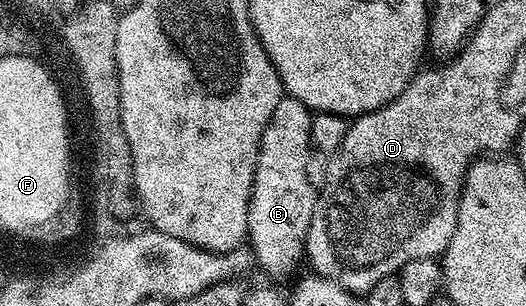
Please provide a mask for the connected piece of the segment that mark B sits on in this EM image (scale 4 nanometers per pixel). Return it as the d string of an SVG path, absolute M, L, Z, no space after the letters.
M285 97L278 101L274 113L270 113L270 121L262 133L260 152L254 173L252 196L248 206L248 238L247 246L257 268L261 267L272 279L291 280L300 267L300 259L305 258L306 244L310 221L316 208L317 188L310 185L310 177L306 177L306 157L310 153L310 125L313 112L309 111L302 101Z

